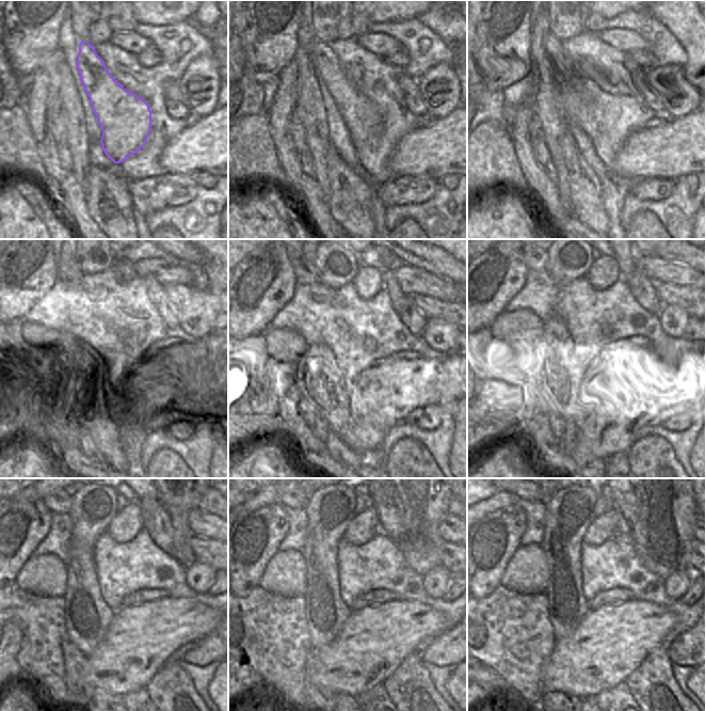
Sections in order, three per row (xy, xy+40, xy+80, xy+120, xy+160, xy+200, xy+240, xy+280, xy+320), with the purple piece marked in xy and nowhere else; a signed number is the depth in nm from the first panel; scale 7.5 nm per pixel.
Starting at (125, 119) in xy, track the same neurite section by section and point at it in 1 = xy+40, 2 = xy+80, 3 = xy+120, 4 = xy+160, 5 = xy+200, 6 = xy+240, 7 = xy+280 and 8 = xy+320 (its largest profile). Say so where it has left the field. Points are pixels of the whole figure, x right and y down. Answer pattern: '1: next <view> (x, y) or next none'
1: next xy+40 (362, 116)
2: next xy+80 (551, 45)
3: next xy+120 (70, 274)
4: next xy+160 (306, 272)
5: next xy+200 (538, 262)
6: next xy+240 (59, 502)
7: next xy+280 (297, 500)
8: next xy+320 (526, 500)

